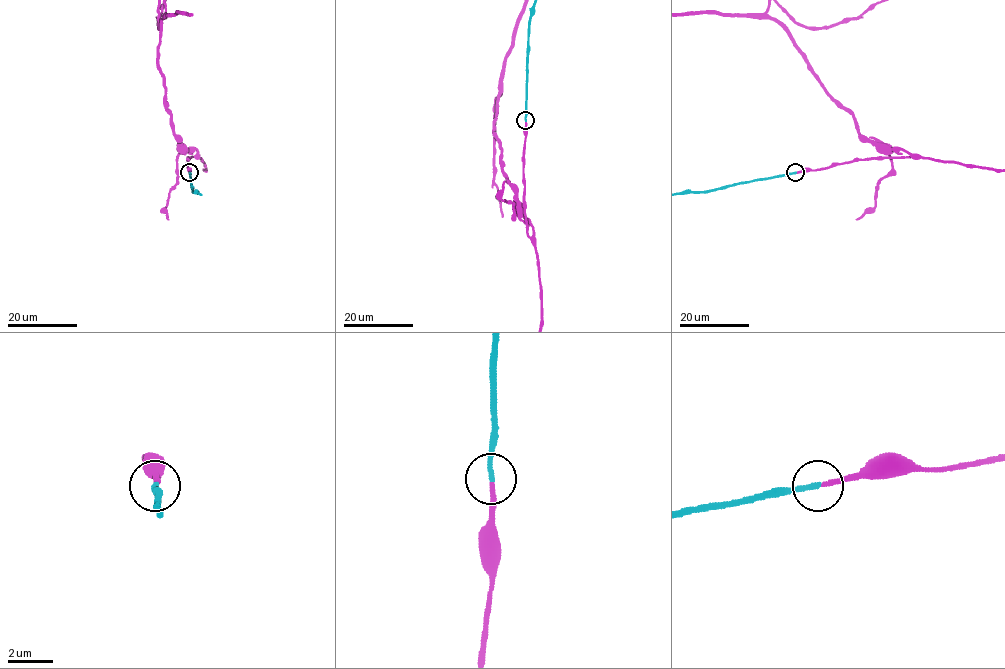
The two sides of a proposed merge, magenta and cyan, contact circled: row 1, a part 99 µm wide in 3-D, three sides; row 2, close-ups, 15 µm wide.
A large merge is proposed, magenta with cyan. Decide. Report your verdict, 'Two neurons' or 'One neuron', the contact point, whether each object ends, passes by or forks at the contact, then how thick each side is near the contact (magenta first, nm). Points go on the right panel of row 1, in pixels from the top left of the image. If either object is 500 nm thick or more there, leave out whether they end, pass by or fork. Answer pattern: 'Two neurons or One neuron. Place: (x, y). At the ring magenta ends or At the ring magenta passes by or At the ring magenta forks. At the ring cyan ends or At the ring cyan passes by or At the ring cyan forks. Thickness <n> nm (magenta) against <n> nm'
One neuron. Place: (795, 172). At the ring magenta ends. At the ring cyan ends. Thickness 200 nm (magenta) against 240 nm

